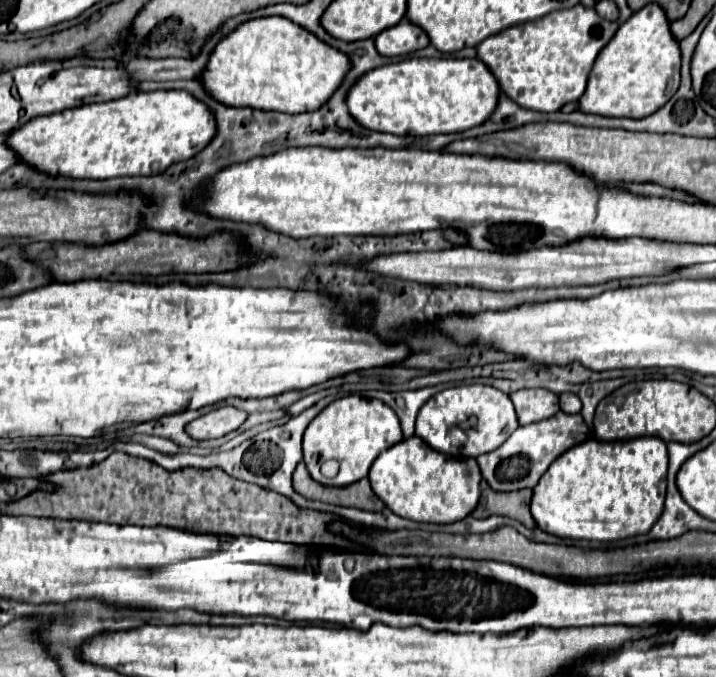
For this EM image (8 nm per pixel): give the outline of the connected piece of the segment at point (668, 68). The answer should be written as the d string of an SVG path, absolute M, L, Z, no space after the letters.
M650 3L624 21L612 41L600 51L592 65L584 95L564 105L561 111L594 113L602 117L644 119L656 113L680 85L680 47L670 33L670 23L660 5Z

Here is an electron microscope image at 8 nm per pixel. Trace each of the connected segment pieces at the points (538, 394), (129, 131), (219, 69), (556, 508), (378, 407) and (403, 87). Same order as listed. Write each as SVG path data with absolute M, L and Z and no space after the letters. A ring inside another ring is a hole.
M520 389L516 393L510 393L510 399L516 407L520 425L548 419L560 411L558 395L548 389Z
M150 91L150 93L128 93L128 97L122 99L114 99L114 101L106 101L102 105L80 105L80 109L68 109L68 111L60 111L60 113L52 113L52 115L44 115L44 117L34 117L32 121L28 121L28 125L16 129L16 133L12 133L12 137L8 137L8 147L16 149L16 153L20 153L20 163L40 171L40 173L50 173L50 175L66 175L66 177L74 177L74 179L112 179L112 177L124 177L124 175L158 175L162 171L166 171L172 163L178 161L186 161L188 157L194 157L200 149L204 149L210 139L216 135L216 121L212 117L212 113L208 111L208 107L200 101L196 101L194 97L190 97L190 93L186 91Z
M260 17L240 23L232 33L222 37L212 53L208 55L208 65L200 75L204 91L228 107L250 107L262 111L282 111L282 113L304 113L316 111L328 101L328 97L338 89L344 75L350 69L350 61L344 53L332 49L330 45L316 39L310 31L300 29L296 23L284 17Z
M658 437L604 443L588 439L563 453L540 479L532 497L538 527L556 537L618 541L644 535L658 521L666 497L668 449Z
M358 395L342 397L332 401L320 415L314 417L314 421L308 425L304 433L304 463L312 475L314 481L330 487L346 487L350 483L356 483L368 475L370 465L374 459L388 447L400 443L402 429L396 413L378 399L362 399ZM312 455L318 455L314 459ZM320 459L338 459L340 471L336 477L328 479L320 473Z
M402 59L364 73L348 91L348 113L366 129L392 135L460 133L482 125L498 103L496 77L480 59Z

